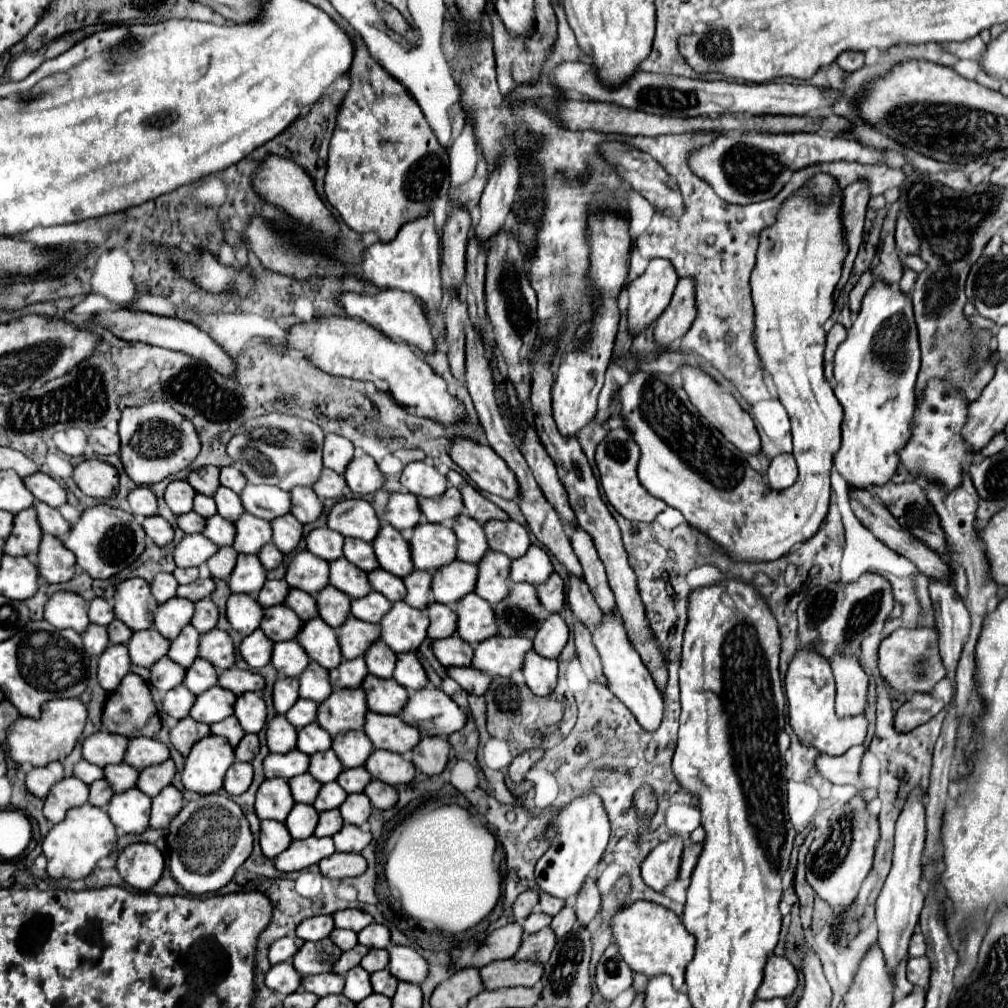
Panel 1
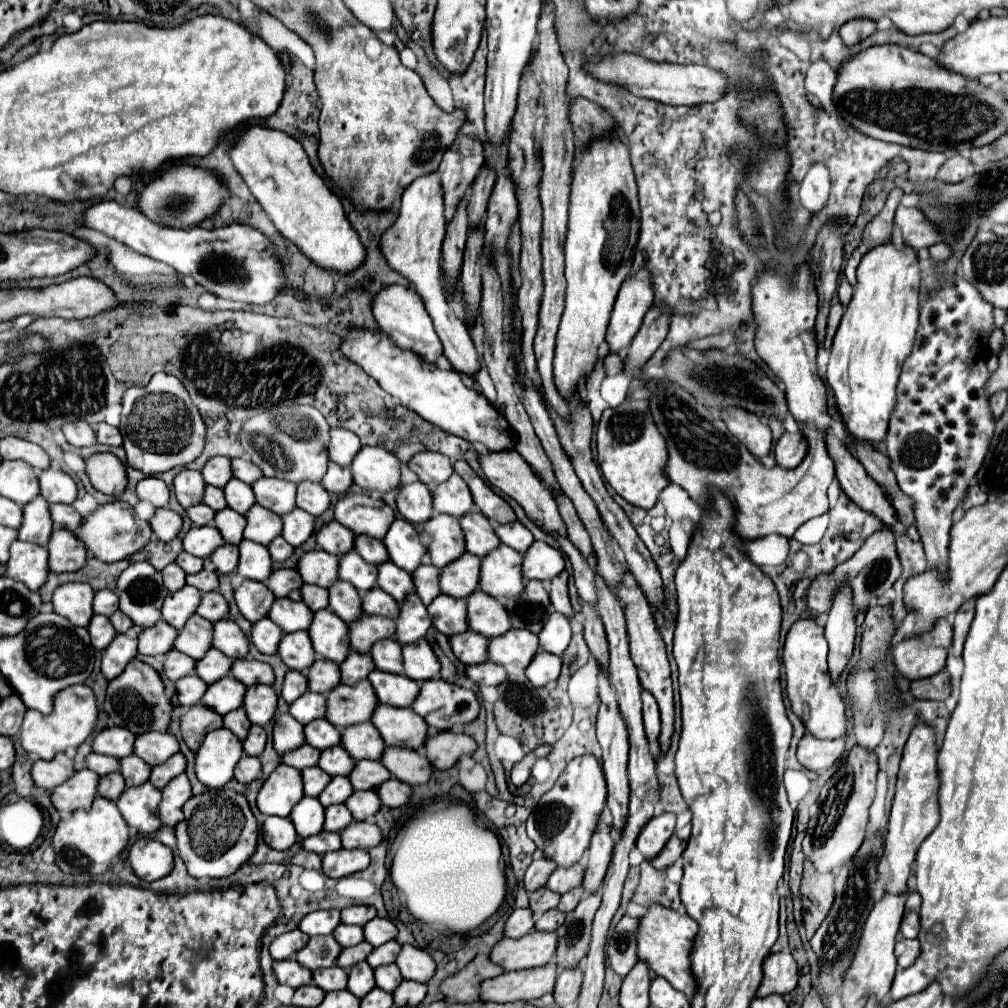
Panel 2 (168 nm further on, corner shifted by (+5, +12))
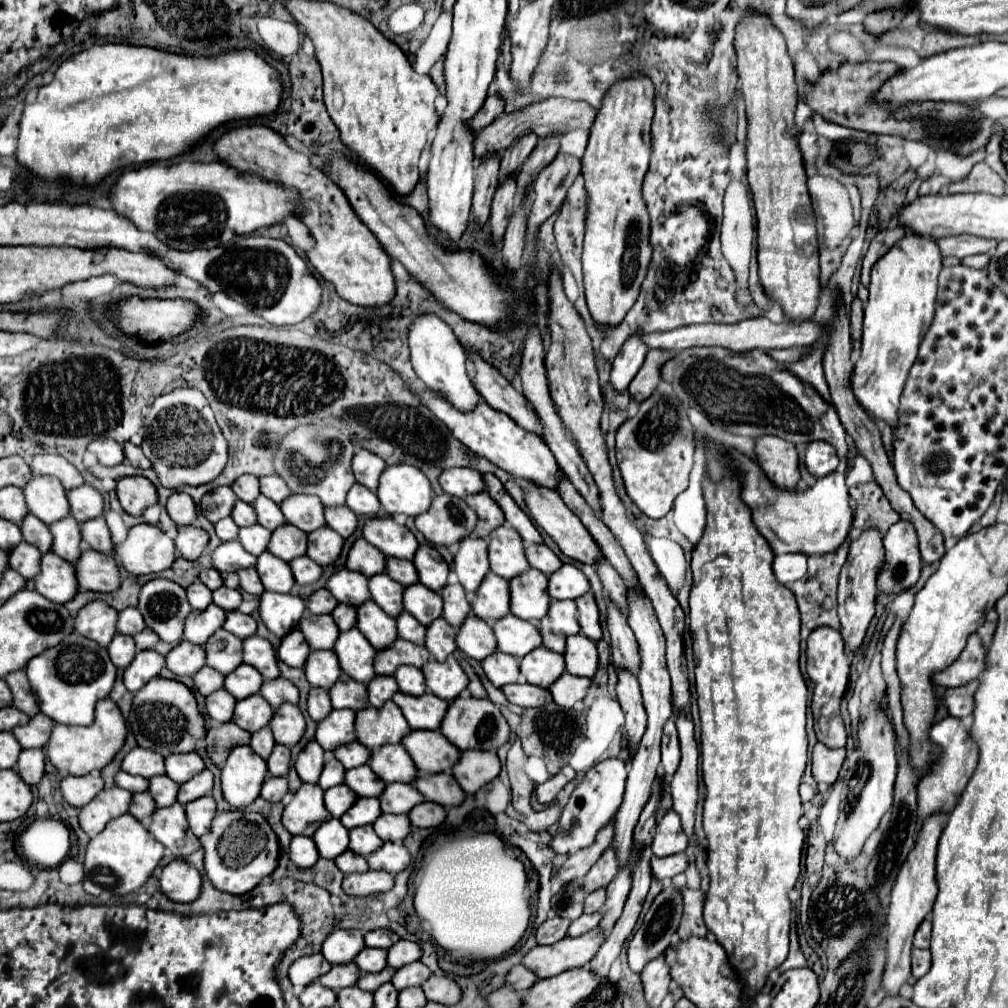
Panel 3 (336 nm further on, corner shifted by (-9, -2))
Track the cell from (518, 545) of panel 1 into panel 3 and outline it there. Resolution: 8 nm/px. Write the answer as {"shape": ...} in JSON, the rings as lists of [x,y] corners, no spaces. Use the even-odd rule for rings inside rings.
{"shape":[[[531,544],[525,548],[525,556],[531,568],[541,570],[543,574],[551,574],[561,566],[561,560],[557,558],[557,554],[547,548],[545,544]]]}

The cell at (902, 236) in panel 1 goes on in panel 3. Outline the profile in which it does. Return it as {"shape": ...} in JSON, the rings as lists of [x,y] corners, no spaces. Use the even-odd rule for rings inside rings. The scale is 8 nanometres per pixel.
{"shape":[[[959,234],[959,236],[947,236],[939,238],[937,246],[943,256],[955,256],[955,258],[965,258],[971,254],[983,254],[995,250],[997,242],[989,242],[985,238],[975,238],[971,234]]]}

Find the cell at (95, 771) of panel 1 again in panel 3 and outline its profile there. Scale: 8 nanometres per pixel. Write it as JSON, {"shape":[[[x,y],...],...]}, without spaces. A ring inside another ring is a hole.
{"shape":[[[117,772],[115,774],[115,784],[119,788],[125,788],[129,792],[143,792],[147,790],[147,780],[143,776],[133,776],[127,772]]]}

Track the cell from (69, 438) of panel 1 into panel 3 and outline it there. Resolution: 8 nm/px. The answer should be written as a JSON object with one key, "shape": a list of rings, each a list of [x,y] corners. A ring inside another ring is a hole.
{"shape":[[[111,438],[93,440],[87,446],[87,450],[93,452],[103,466],[115,466],[115,464],[123,462],[123,446],[117,444],[115,440],[111,440]]]}

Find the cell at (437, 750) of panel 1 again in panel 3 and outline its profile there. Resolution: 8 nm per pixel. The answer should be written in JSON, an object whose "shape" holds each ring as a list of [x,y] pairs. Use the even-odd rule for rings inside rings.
{"shape":[[[463,750],[457,764],[453,766],[453,778],[459,782],[463,792],[473,794],[483,784],[493,780],[501,770],[499,756],[489,750]]]}

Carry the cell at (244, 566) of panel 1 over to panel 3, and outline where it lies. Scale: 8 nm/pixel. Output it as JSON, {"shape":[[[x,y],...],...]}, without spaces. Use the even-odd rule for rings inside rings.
{"shape":[[[263,552],[259,558],[257,558],[257,572],[259,572],[259,578],[265,586],[265,590],[271,590],[271,592],[289,592],[291,586],[295,584],[295,578],[291,574],[291,568],[285,560],[269,554],[269,552]]]}

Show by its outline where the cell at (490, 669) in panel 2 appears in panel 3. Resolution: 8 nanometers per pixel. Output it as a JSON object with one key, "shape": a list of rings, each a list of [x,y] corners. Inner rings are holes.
{"shape":[[[515,682],[515,684],[507,684],[501,688],[501,692],[507,696],[507,700],[511,704],[517,704],[517,706],[525,706],[525,708],[531,708],[531,706],[543,706],[545,702],[551,700],[549,692],[547,690],[539,690],[539,686],[531,686],[531,684],[525,684],[525,682]]]}

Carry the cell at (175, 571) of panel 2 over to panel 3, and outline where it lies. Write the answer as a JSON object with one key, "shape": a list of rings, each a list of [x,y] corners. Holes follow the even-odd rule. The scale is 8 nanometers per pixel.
{"shape":[[[193,582],[187,588],[187,600],[193,610],[203,610],[211,604],[211,590],[207,586],[203,586],[201,582]]]}

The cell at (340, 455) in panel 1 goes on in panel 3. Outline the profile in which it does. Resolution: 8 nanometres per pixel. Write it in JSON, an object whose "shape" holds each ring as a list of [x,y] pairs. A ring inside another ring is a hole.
{"shape":[[[357,448],[353,460],[351,460],[351,468],[353,468],[353,474],[355,474],[355,480],[371,490],[377,488],[377,482],[379,482],[379,474],[383,472],[385,468],[385,462],[369,452],[369,450],[363,450],[363,448]]]}

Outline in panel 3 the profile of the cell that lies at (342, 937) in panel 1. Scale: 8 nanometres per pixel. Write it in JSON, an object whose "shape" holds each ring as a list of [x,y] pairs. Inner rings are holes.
{"shape":[[[363,948],[353,962],[361,968],[361,972],[379,972],[387,966],[387,950]]]}

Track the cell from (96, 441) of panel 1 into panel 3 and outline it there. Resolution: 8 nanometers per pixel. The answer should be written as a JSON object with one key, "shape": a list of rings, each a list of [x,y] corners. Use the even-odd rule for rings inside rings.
{"shape":[[[125,442],[123,452],[125,452],[125,462],[129,462],[131,466],[137,466],[137,468],[149,468],[151,466],[151,462],[145,458],[145,454],[141,452],[139,446]]]}

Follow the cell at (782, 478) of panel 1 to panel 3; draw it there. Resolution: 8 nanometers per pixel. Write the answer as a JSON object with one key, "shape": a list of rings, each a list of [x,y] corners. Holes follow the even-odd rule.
{"shape":[[[811,442],[807,446],[803,464],[805,464],[805,468],[807,468],[807,472],[811,476],[821,478],[821,476],[827,476],[833,470],[837,470],[839,458],[837,458],[835,448],[831,444],[827,444],[827,442]]]}

